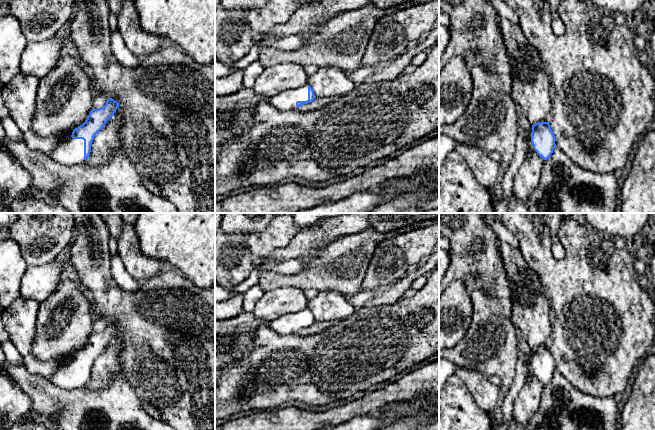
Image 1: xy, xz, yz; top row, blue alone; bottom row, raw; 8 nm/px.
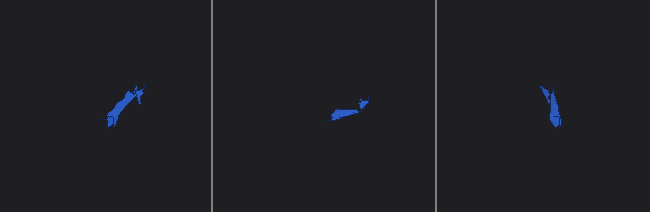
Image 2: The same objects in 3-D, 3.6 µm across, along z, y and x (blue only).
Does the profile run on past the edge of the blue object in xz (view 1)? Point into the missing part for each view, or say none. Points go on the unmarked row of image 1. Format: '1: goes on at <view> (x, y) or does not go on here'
1: goes on at xz (286, 324)

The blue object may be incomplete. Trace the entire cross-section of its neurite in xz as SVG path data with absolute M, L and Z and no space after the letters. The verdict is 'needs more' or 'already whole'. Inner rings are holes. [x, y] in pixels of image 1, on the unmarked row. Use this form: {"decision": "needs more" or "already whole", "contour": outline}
{"decision": "needs more", "contour": "M306 308L300 312L288 313L276 318L268 326L280 334L289 335L298 333L300 330L312 326L315 322L313 313Z"}

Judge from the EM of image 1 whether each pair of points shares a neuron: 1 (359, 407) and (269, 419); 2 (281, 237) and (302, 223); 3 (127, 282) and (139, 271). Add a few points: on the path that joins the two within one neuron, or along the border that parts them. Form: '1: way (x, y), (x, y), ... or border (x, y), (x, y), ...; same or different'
1: way (337, 415), (323, 419), (291, 419); same
2: border (293, 223), (299, 228), (306, 228), (316, 223); different
3: border (119, 257), (126, 271), (138, 283); different

